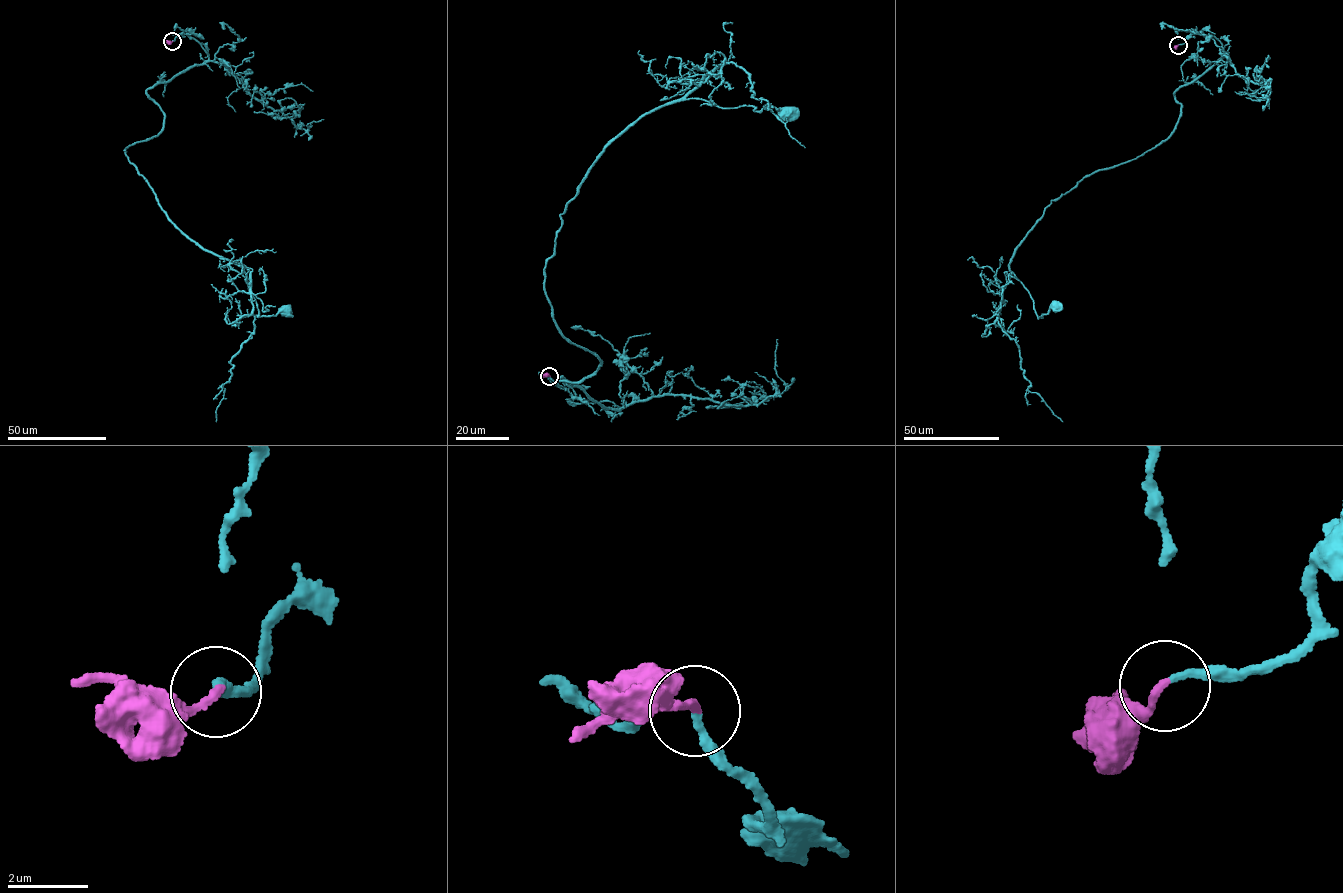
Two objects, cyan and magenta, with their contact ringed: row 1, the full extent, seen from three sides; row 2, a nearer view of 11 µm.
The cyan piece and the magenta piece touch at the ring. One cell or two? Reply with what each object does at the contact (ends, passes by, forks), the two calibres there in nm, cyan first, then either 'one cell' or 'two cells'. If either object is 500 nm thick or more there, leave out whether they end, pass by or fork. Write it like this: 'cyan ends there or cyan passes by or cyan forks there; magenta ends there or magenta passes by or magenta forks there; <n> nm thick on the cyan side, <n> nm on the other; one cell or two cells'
cyan ends there; magenta ends there; 180 nm thick on the cyan side, 180 nm on the other; one cell

